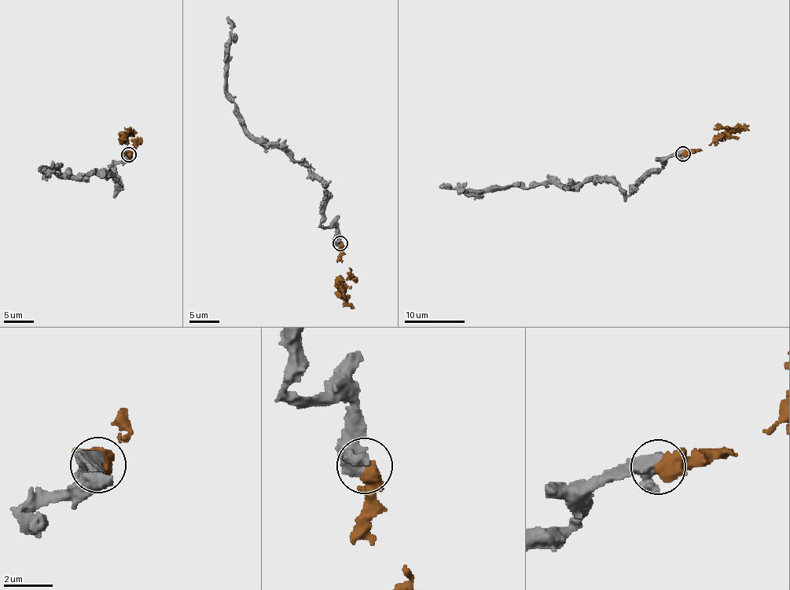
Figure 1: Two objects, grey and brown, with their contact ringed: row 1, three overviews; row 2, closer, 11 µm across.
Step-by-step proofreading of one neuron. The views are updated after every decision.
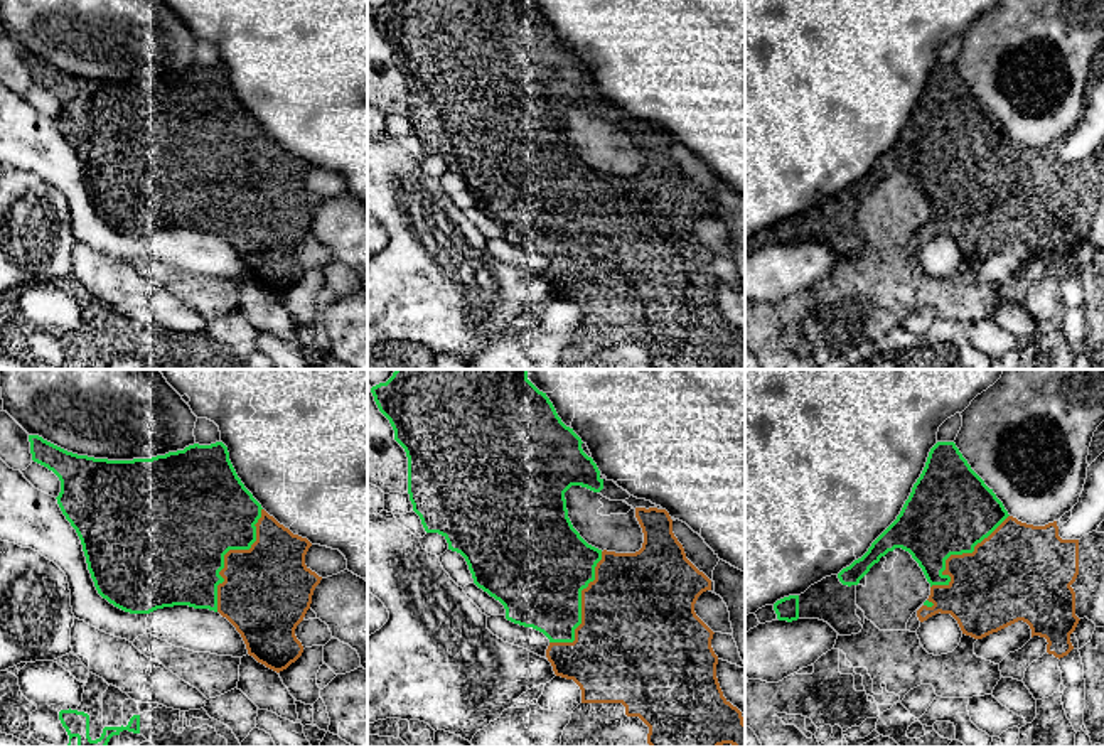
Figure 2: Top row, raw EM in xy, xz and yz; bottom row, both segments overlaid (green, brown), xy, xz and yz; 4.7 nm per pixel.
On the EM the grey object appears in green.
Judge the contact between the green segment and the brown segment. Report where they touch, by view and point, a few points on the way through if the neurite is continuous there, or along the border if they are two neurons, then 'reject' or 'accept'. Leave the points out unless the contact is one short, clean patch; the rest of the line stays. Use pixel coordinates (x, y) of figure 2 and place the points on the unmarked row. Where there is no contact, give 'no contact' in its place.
contact xy (228, 172); accept

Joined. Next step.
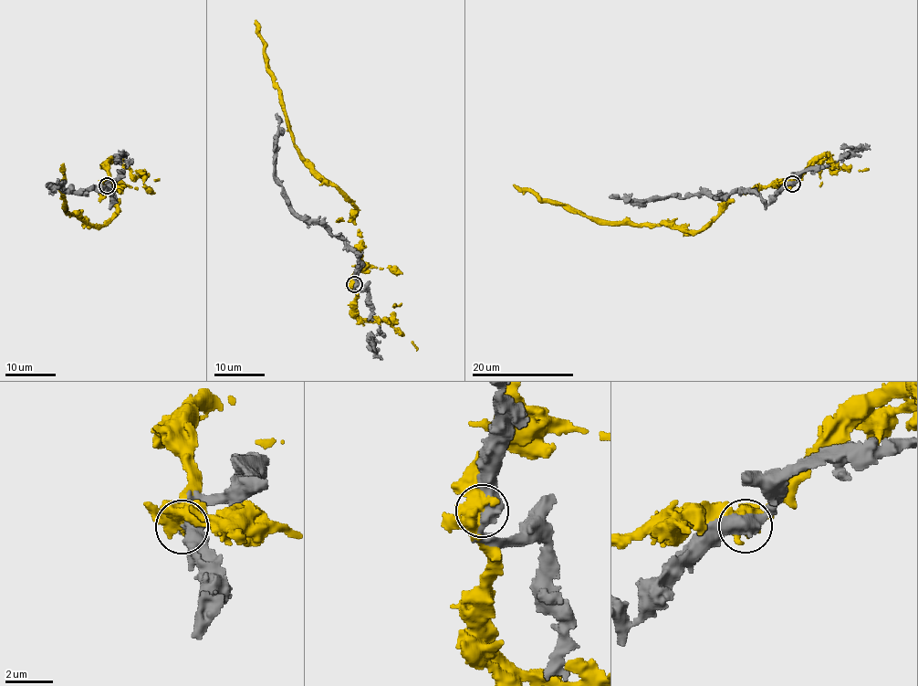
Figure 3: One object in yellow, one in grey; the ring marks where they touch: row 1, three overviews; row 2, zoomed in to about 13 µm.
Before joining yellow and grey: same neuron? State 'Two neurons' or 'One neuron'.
Two neurons

